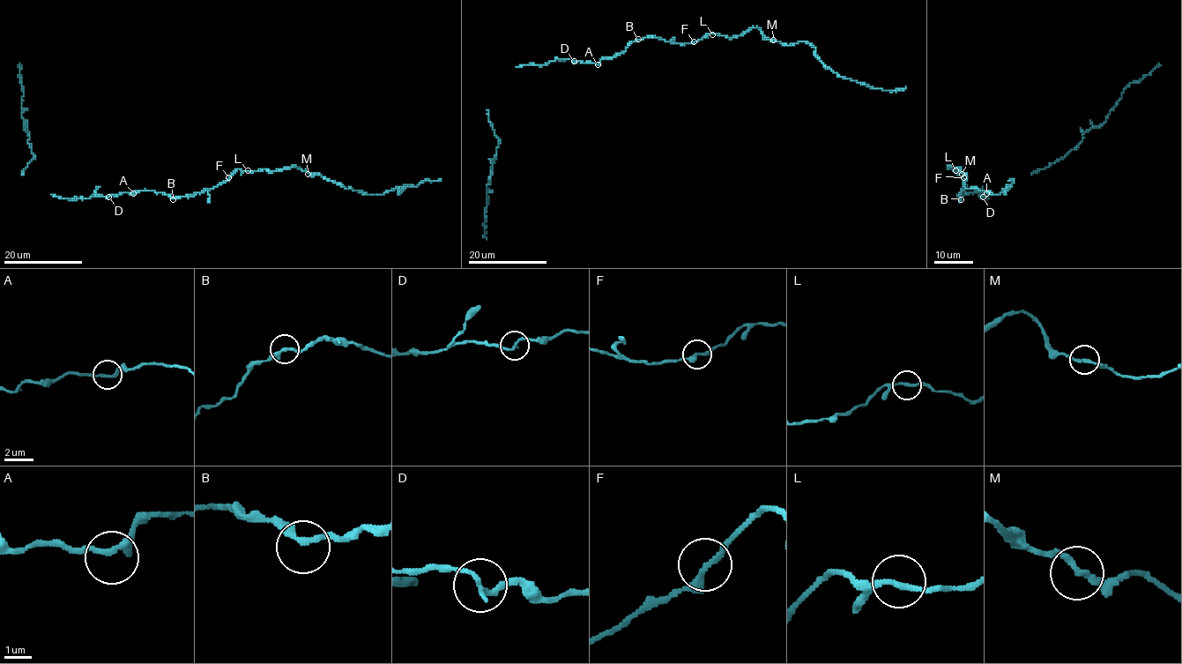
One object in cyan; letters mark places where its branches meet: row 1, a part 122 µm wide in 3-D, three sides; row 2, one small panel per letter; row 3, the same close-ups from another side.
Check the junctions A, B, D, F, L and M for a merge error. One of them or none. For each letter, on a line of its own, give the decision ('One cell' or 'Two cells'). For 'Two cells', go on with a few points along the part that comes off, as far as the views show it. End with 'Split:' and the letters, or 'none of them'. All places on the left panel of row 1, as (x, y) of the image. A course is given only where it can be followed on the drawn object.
A: One cell
B: One cell
D: One cell
F: One cell
L: One cell
M: One cell
Split: none of them

